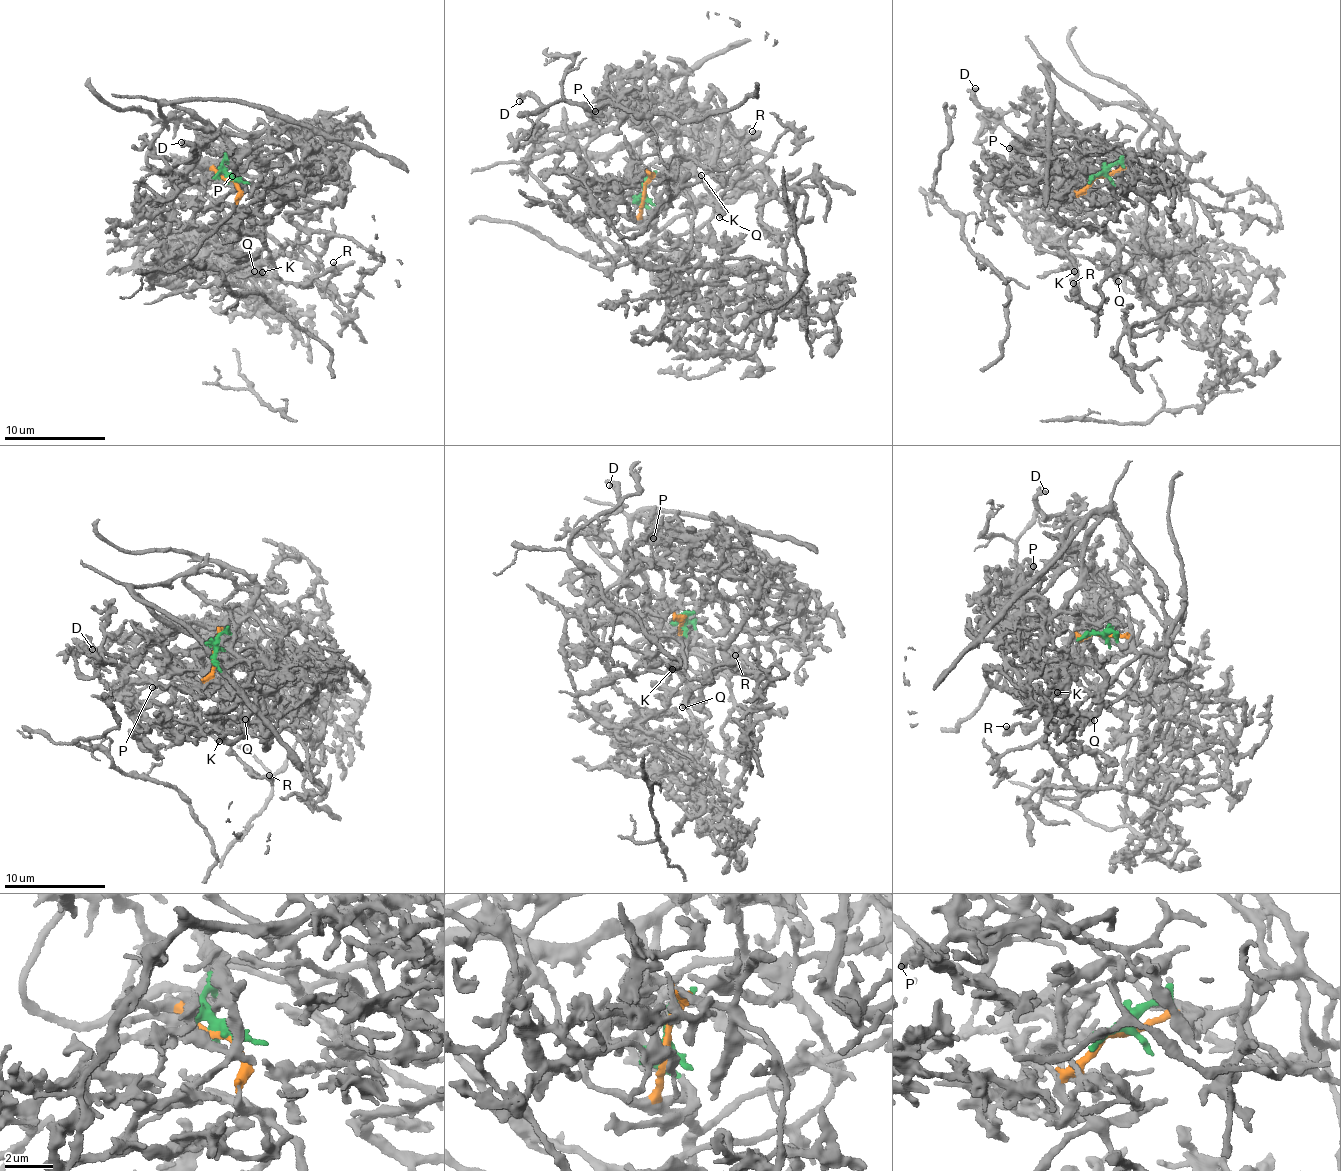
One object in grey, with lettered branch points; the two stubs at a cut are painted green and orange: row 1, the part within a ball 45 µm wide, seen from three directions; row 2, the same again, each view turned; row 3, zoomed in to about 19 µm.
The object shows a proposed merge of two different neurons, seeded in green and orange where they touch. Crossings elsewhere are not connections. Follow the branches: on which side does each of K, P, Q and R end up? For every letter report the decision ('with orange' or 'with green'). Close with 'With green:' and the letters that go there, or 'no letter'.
K: with orange
P: with green
Q: with green
R: with orange
With green: P, Q

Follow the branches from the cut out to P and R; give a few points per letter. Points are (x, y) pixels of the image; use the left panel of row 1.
P: (229, 177), (223, 151), (273, 152), (284, 165), (280, 179), (294, 185), (276, 165), (254, 159), (231, 177)
R: (229, 179), (238, 193), (237, 205), (256, 222), (283, 279), (305, 283), (323, 274), (333, 261)

